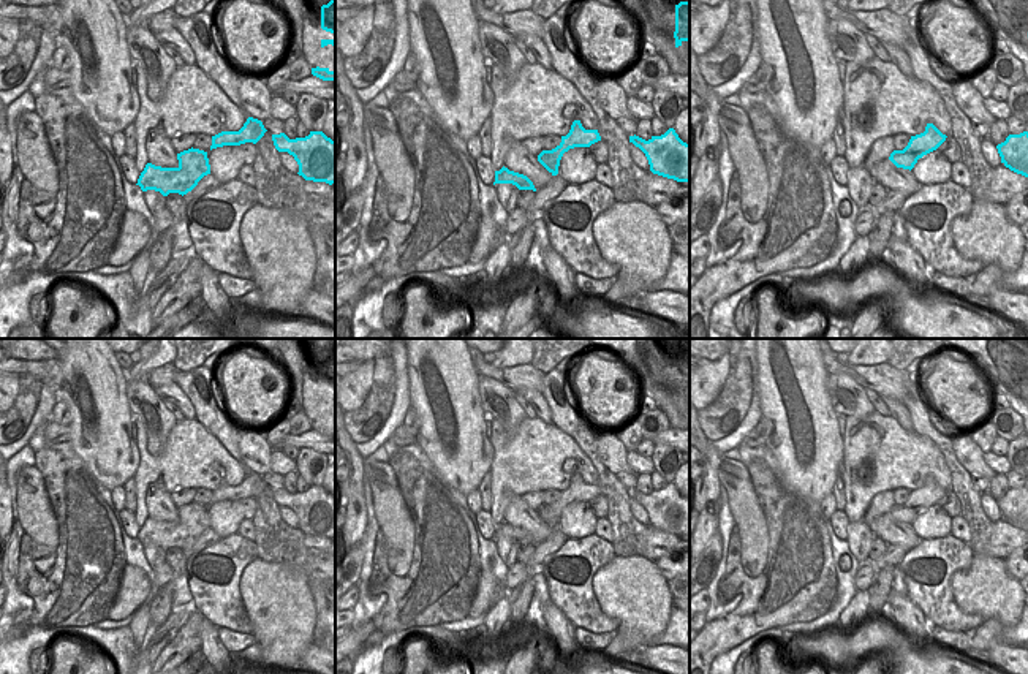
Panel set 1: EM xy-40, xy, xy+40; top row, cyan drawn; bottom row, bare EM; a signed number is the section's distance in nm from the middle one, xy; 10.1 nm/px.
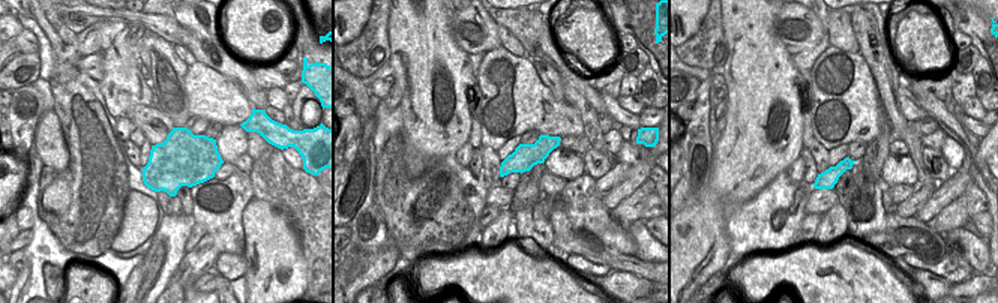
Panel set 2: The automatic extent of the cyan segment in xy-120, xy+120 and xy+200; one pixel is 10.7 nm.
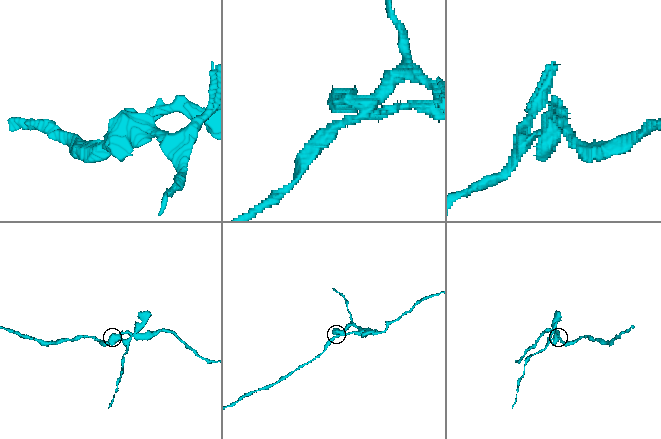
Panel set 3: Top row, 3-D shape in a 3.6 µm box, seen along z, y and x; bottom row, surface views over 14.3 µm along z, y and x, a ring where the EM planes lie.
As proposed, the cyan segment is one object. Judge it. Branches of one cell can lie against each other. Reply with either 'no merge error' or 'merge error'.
merge error

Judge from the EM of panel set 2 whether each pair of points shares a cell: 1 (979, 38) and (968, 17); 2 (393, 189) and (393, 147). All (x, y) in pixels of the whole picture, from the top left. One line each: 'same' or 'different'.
1: same
2: same

